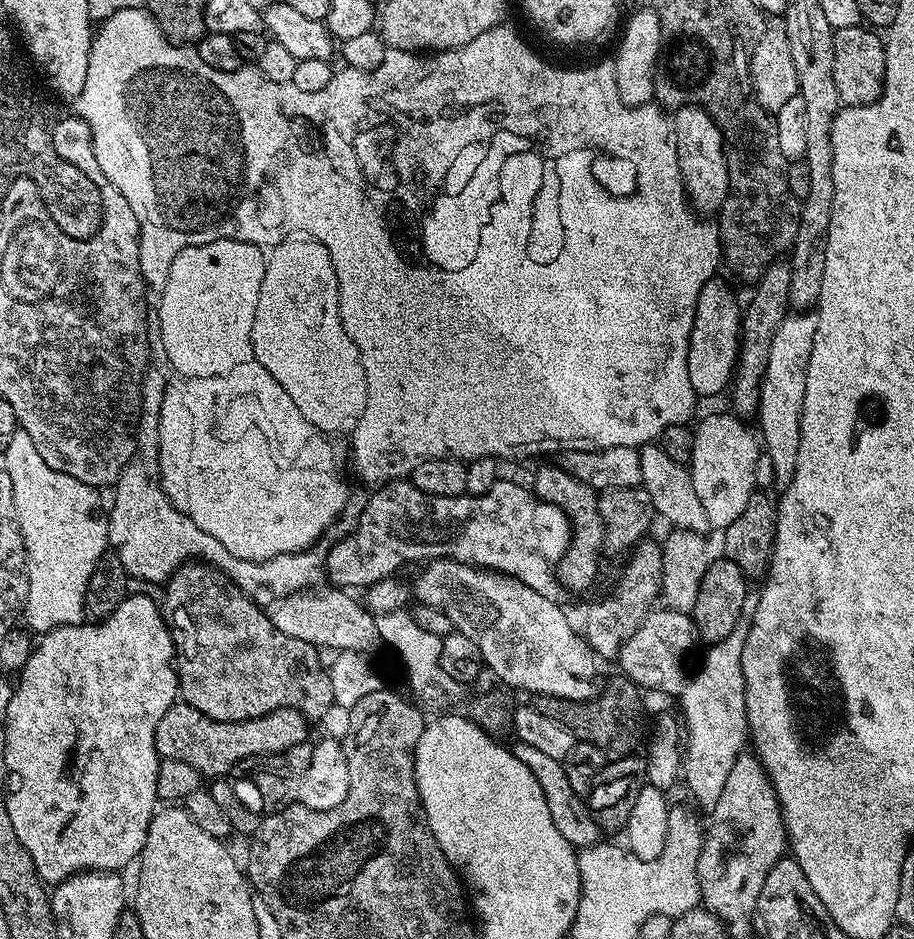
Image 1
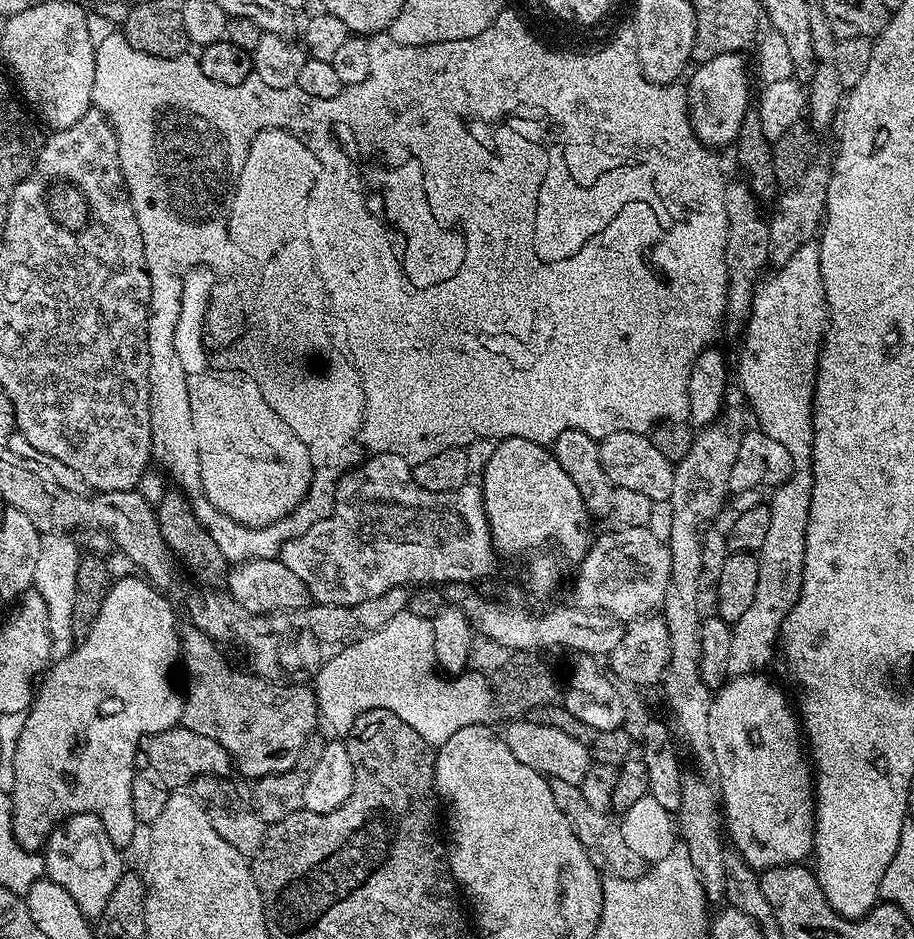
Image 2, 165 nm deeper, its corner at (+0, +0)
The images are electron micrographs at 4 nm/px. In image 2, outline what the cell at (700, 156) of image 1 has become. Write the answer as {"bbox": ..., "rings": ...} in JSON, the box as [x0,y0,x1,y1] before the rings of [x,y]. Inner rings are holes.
{"bbox":[686,52,750,146],"rings":[[[739,52],[710,56],[703,61],[705,64],[700,64],[697,68],[695,65],[687,77],[687,80],[689,79],[688,84],[686,83],[688,117],[692,123],[692,129],[703,144],[732,146],[737,143],[744,115],[750,110],[748,68],[744,65],[744,58]]]}

